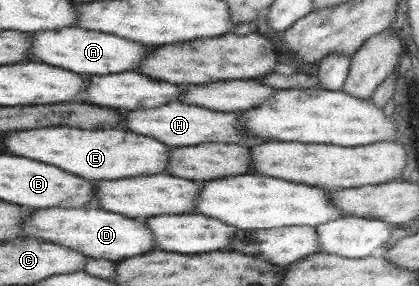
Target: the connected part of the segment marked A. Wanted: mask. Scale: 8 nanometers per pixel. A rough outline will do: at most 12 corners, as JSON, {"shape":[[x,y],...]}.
{"shape":[[64,27],[32,34],[38,63],[76,74],[138,70],[150,48]]}

